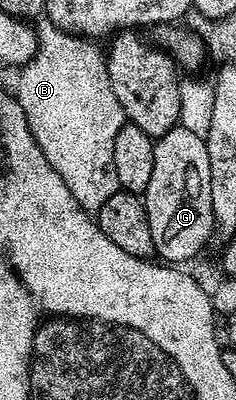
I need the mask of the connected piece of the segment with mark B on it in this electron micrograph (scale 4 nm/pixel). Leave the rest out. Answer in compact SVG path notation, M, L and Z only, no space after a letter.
M47 16L40 17L34 25L37 35L37 54L21 68L16 96L24 111L28 127L48 159L48 163L72 192L73 198L89 213L97 213L105 200L119 192L119 179L113 162L113 144L120 127L126 123L125 113L112 91L108 79L105 56L91 40L77 34L66 33L56 27Z

